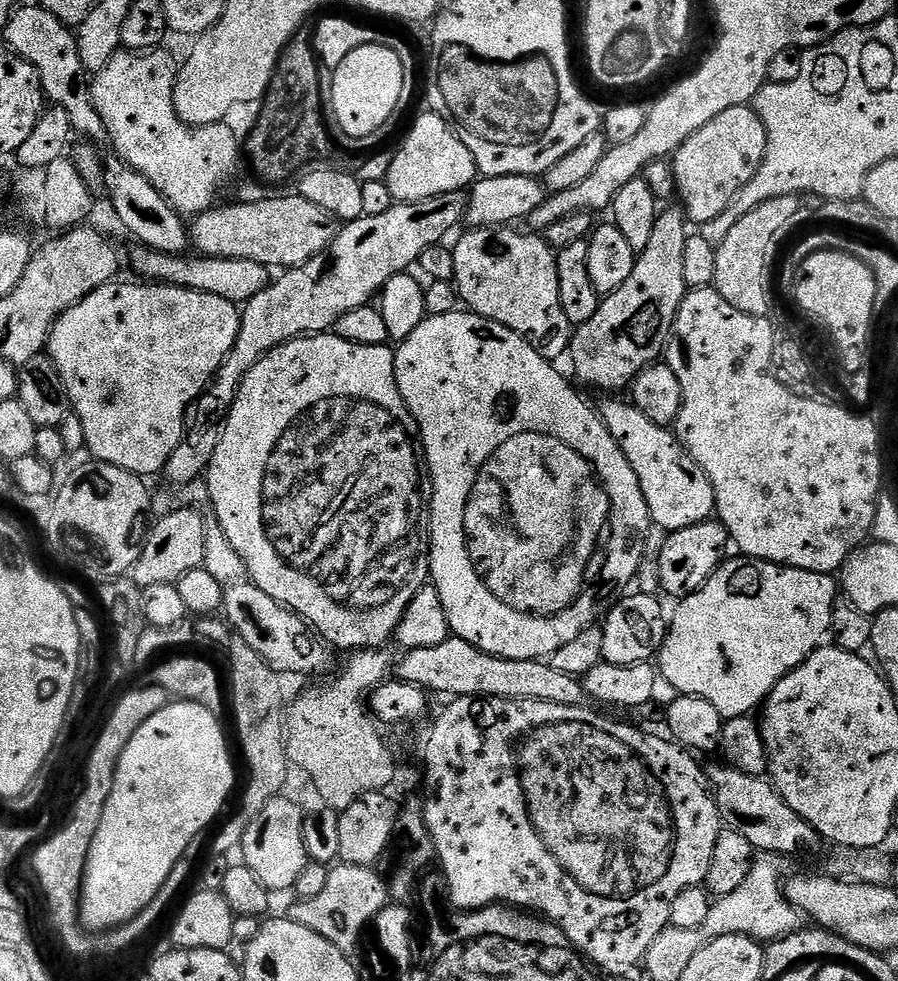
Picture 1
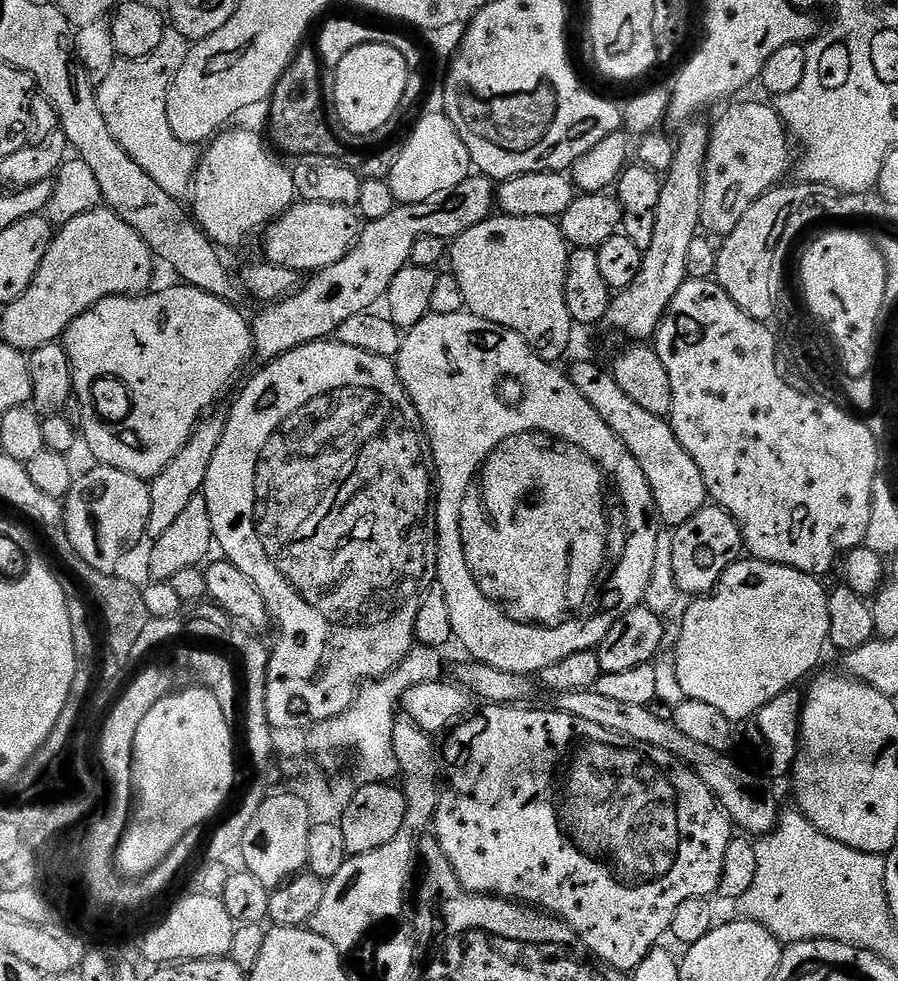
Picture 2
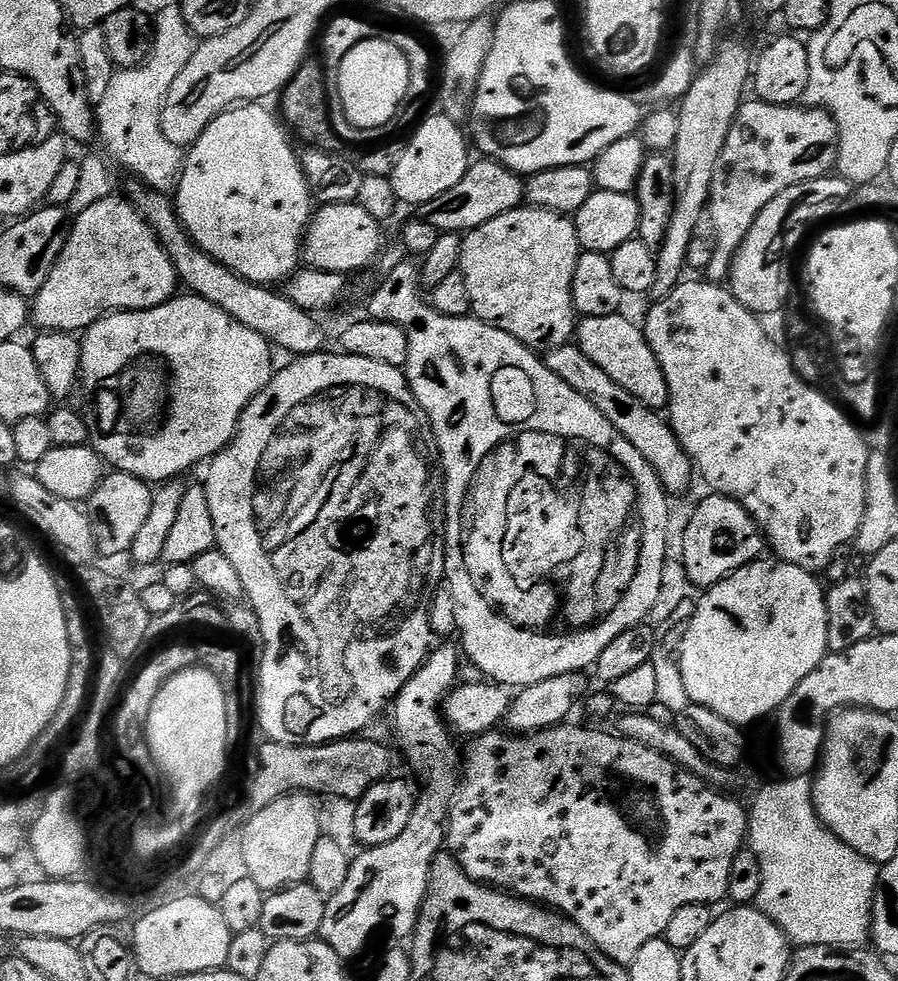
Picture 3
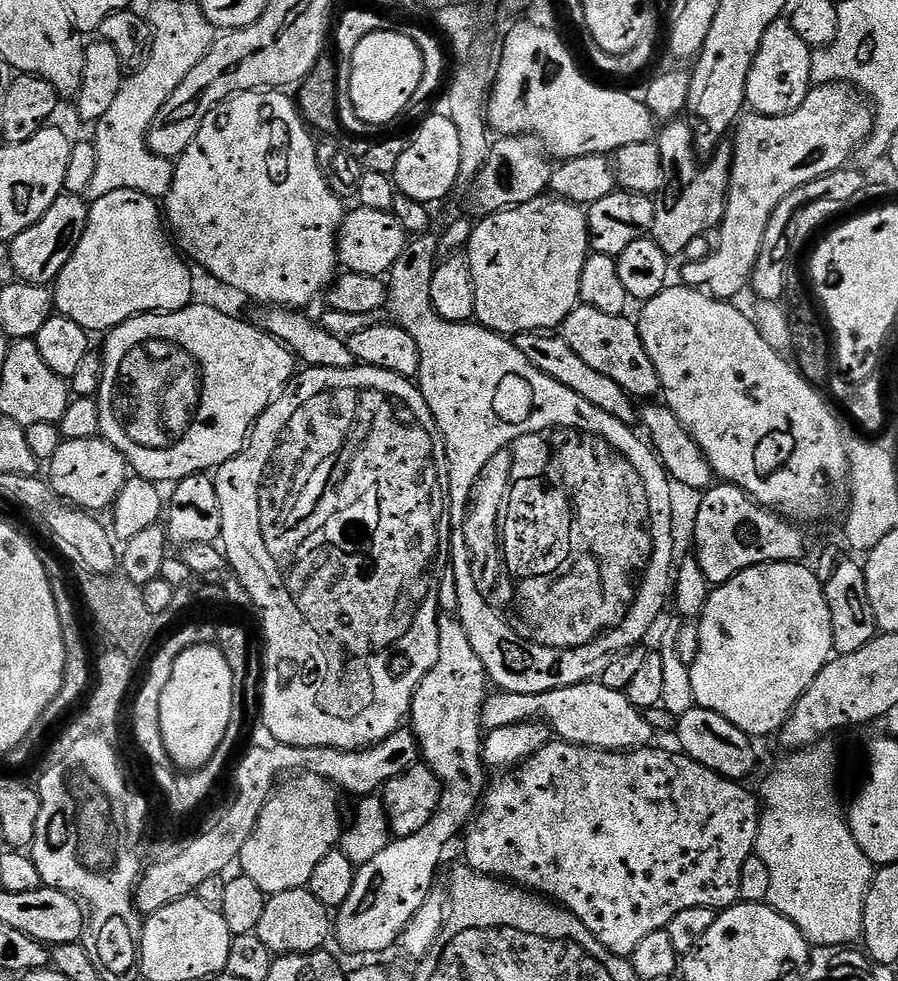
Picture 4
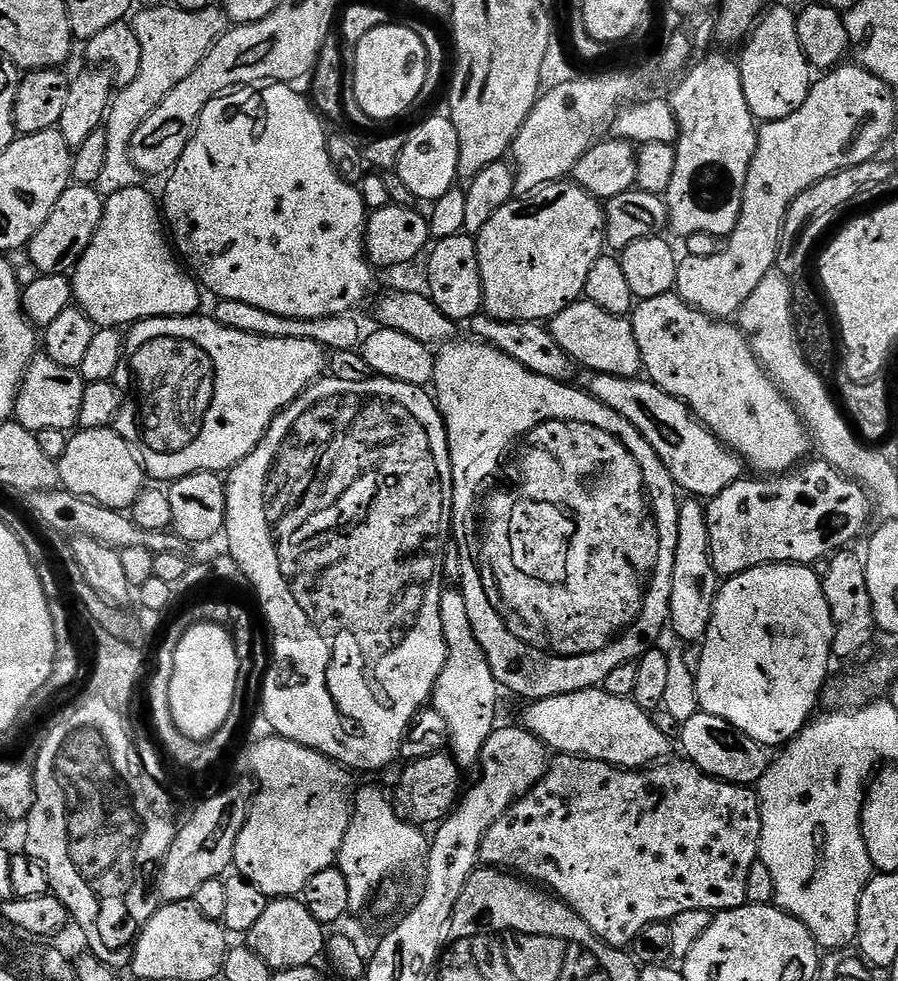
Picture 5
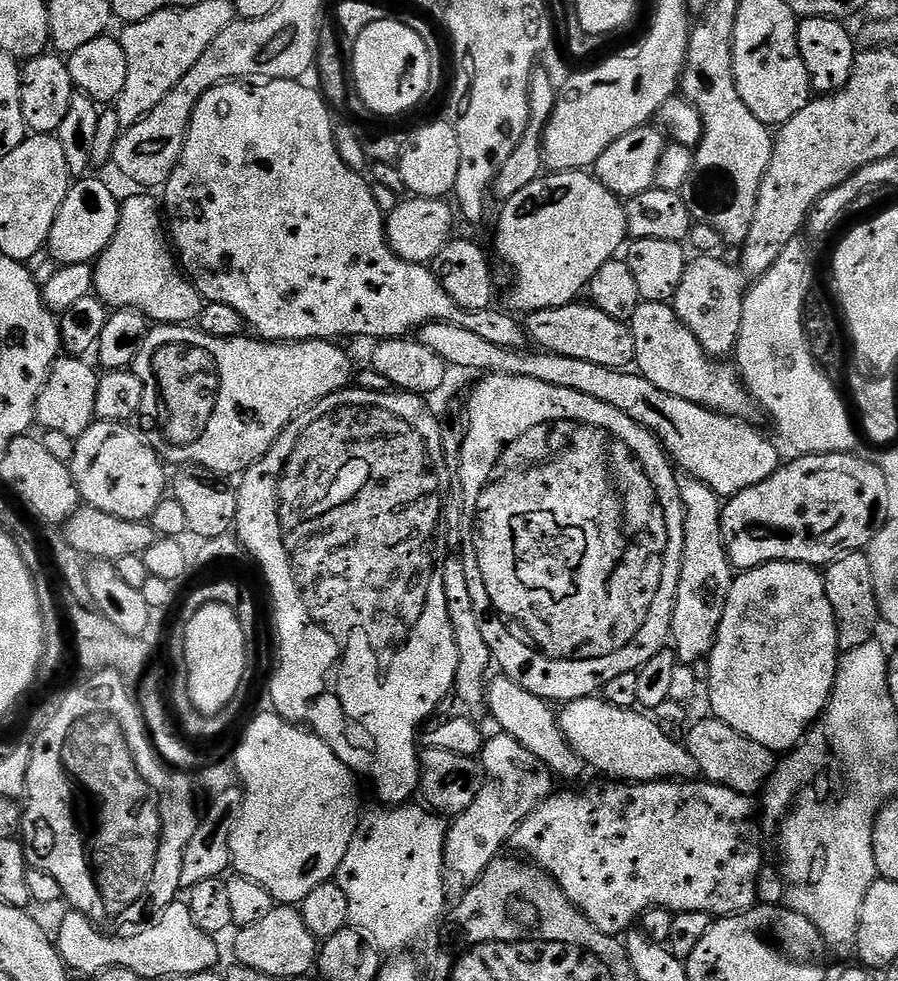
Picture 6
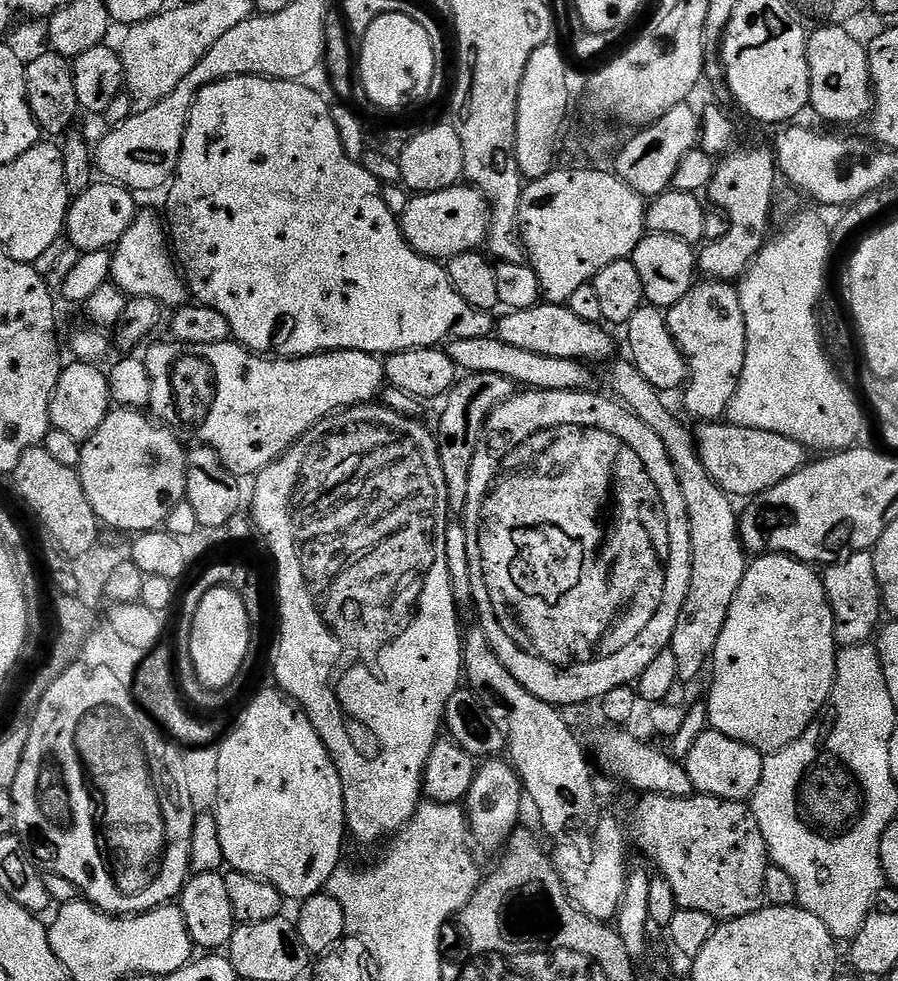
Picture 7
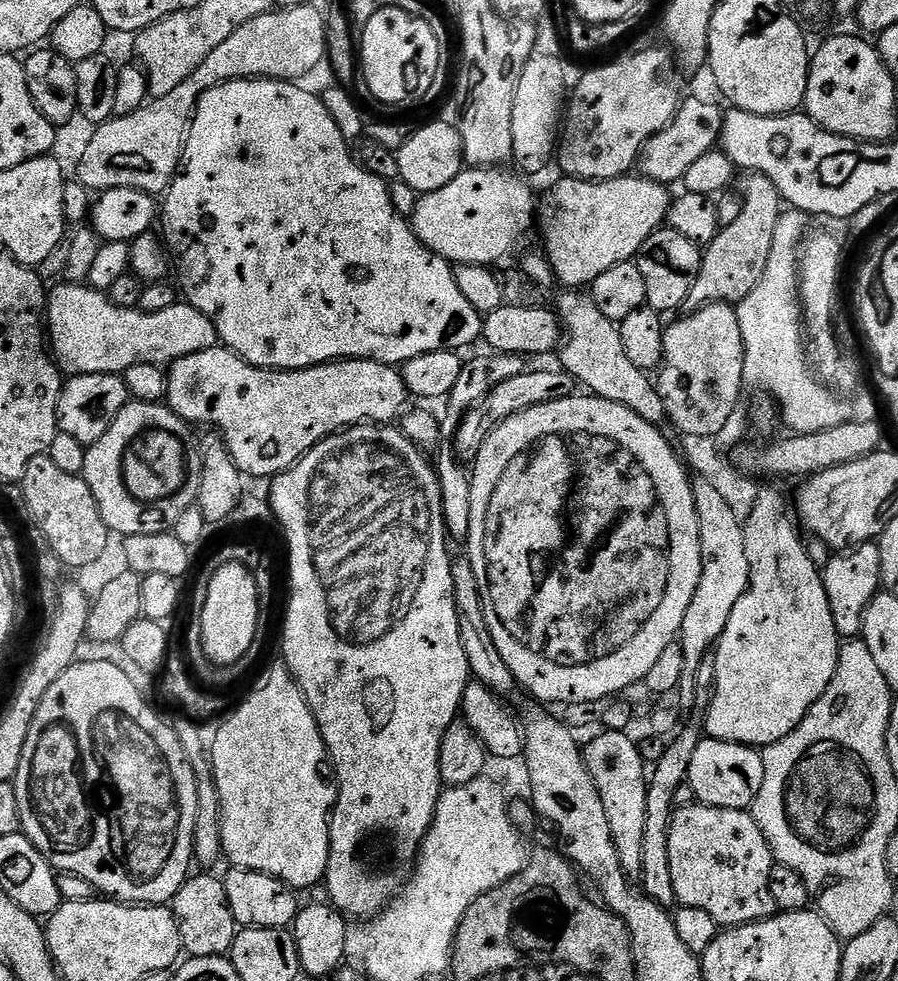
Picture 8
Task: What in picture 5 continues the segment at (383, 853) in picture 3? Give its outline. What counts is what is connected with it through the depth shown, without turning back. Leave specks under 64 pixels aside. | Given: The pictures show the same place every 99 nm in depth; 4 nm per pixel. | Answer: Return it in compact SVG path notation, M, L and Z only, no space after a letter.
M445 587L438 602L438 614L442 614L442 634L446 638L448 657L432 691L430 704L448 723L452 759L461 769L475 769L481 763L490 734L498 727L496 703L500 700L502 689L490 670L490 662L486 662L482 646L478 646L478 638L474 638L474 629L470 627L470 617L466 611L466 598L460 593L459 587Z

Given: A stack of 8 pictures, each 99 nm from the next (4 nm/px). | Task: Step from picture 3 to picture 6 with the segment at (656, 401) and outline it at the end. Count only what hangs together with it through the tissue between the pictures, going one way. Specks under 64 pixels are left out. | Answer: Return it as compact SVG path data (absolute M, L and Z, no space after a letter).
M573 302L561 308L547 308L527 313L526 336L537 349L562 354L566 358L582 358L582 362L594 362L594 366L606 366L628 370L635 365L636 347L631 327L623 320L602 314L591 303Z

